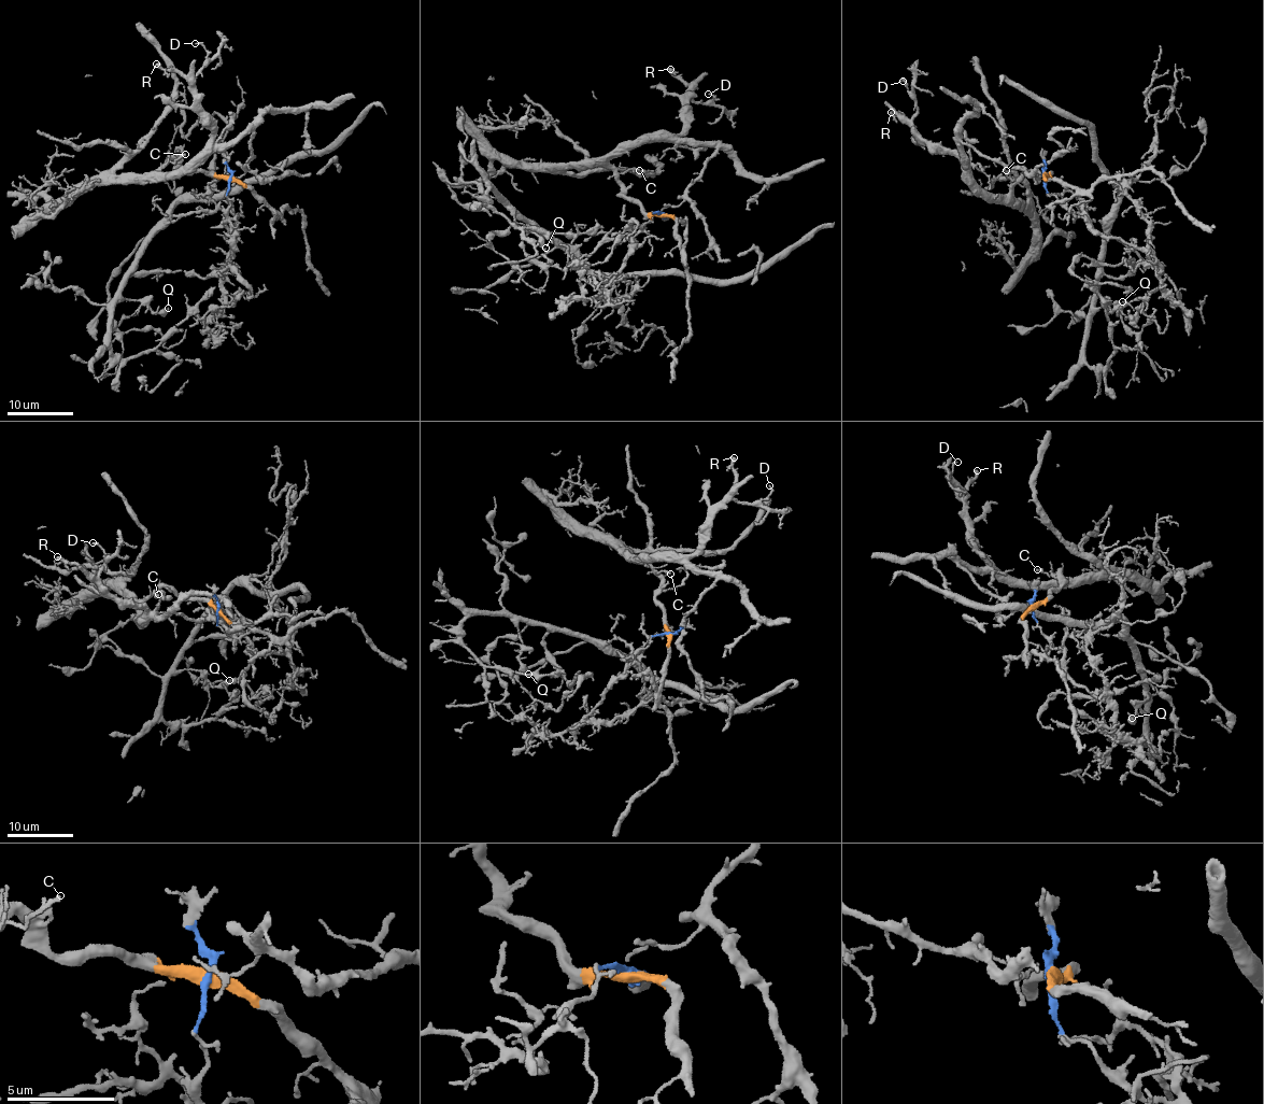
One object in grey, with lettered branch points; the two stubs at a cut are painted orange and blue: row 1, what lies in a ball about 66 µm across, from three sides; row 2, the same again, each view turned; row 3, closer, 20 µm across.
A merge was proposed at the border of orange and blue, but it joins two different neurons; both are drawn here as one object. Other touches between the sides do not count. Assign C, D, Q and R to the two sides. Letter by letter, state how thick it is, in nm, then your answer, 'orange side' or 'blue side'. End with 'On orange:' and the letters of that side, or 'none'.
C: 130 nm | orange side
D: 180 nm | orange side
Q: 160 nm | blue side
R: 400 nm | orange side
On orange: C, D, R

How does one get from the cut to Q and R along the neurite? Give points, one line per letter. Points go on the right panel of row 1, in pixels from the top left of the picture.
Q: (1044, 175), (1096, 231), (1145, 246), (1149, 222), (1125, 187), (1135, 181), (1120, 186), (1094, 306), (1123, 301)
R: (1044, 175), (1036, 181), (1021, 174), (1008, 195), (982, 189), (955, 154), (939, 153), (891, 112)

